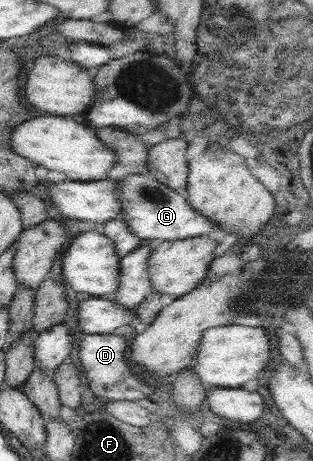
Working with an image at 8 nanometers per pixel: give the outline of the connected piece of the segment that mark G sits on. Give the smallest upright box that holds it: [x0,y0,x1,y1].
[116,174,216,243]

